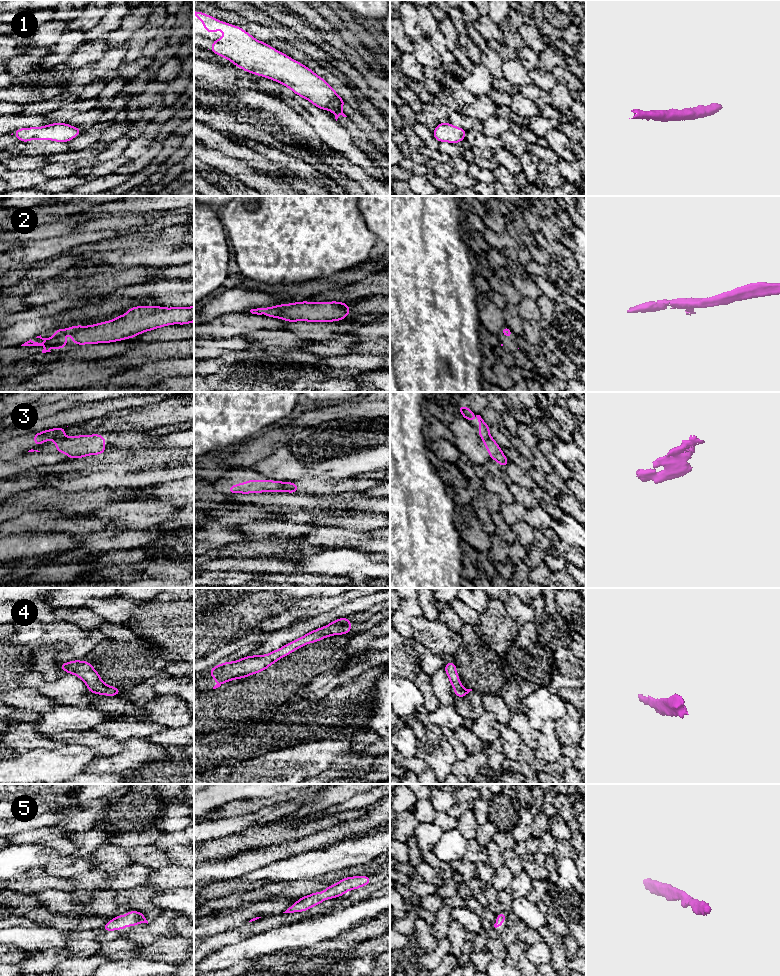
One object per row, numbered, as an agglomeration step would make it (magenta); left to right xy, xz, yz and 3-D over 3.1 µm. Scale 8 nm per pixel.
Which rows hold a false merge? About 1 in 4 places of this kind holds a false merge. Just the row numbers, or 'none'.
3

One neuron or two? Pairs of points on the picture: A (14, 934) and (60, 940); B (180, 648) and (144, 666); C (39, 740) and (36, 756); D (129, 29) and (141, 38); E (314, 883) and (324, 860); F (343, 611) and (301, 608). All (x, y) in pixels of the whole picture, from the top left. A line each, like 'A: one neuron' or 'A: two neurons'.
A: one neuron
B: two neurons
C: two neurons
D: two neurons
E: two neurons
F: two neurons

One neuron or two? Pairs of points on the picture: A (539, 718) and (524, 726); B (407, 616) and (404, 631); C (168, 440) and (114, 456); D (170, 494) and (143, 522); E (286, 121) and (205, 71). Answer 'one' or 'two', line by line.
A: two
B: one
C: two
D: two
E: two

